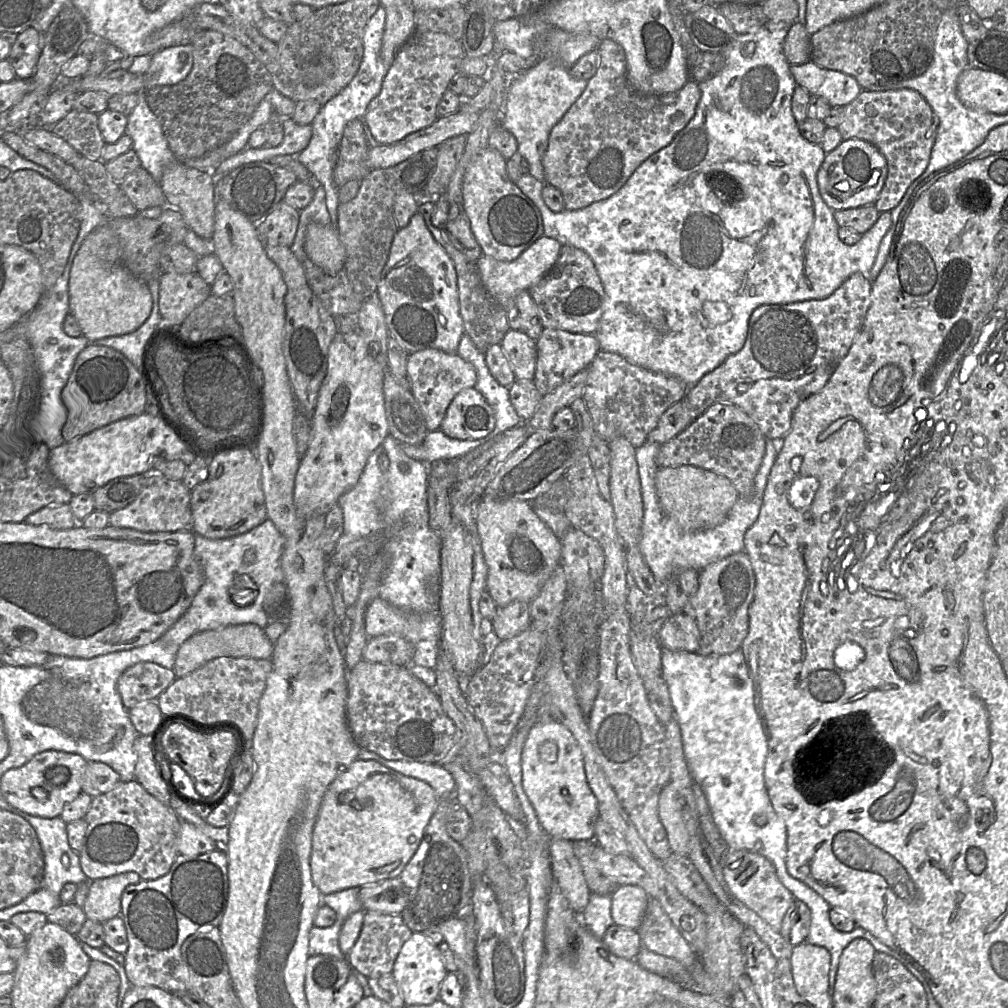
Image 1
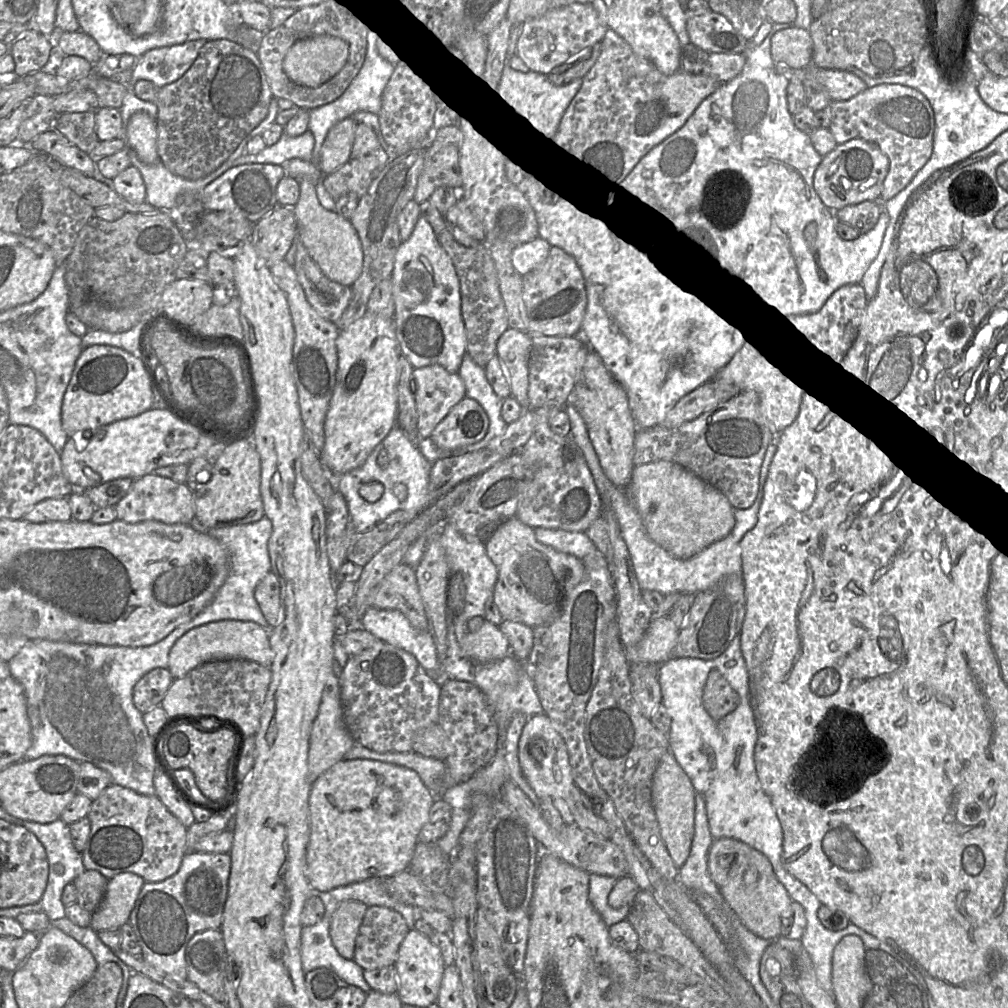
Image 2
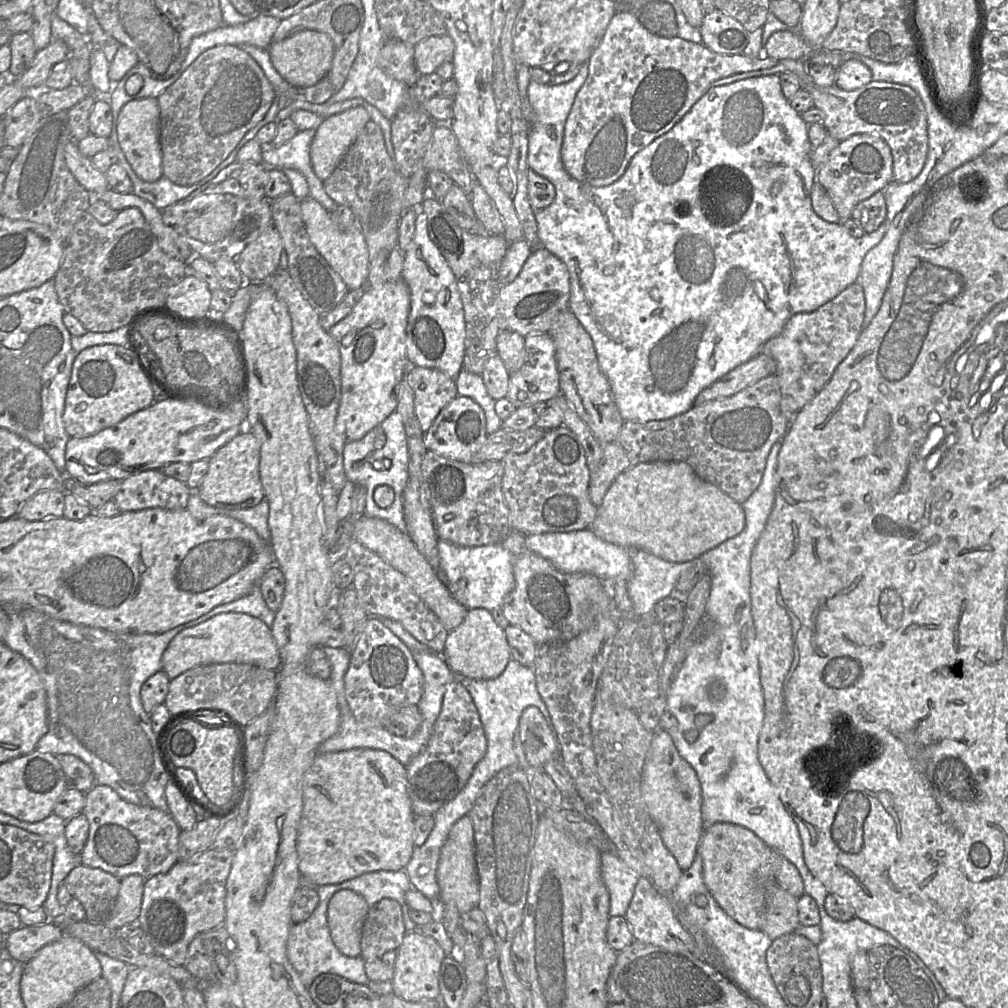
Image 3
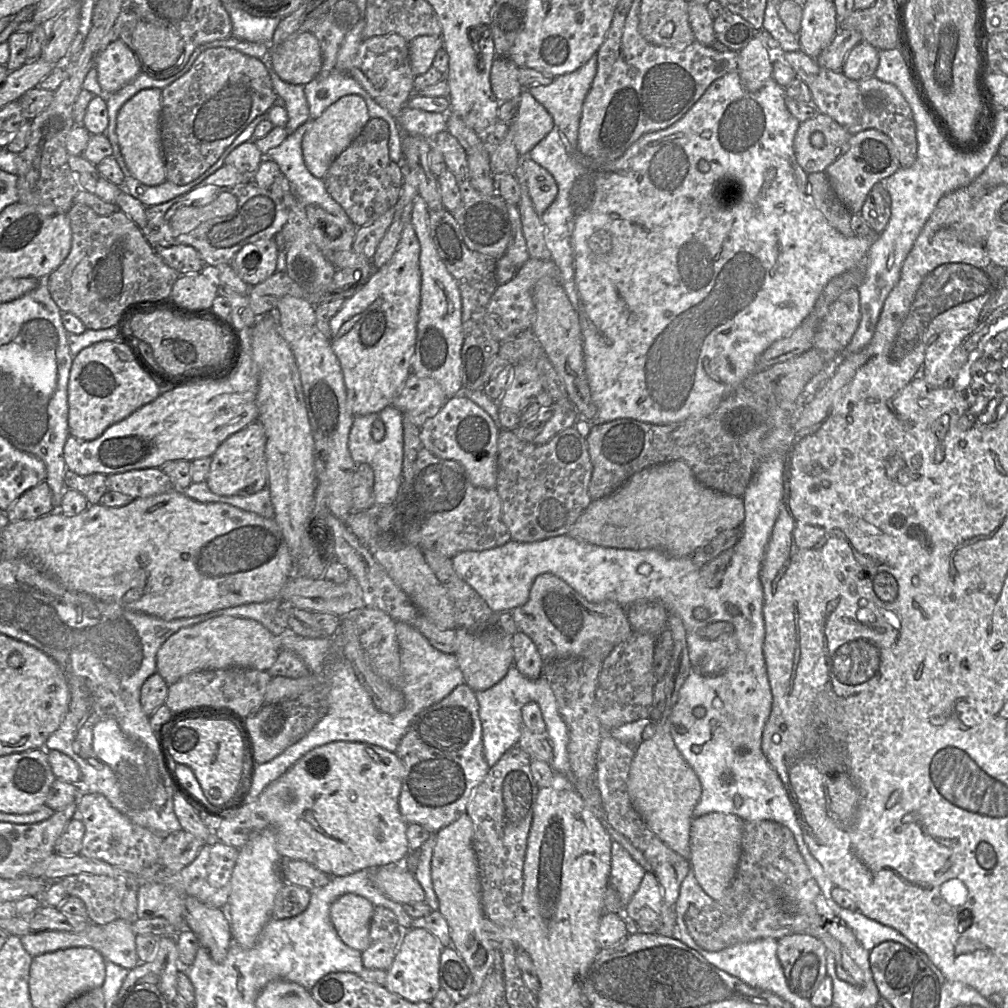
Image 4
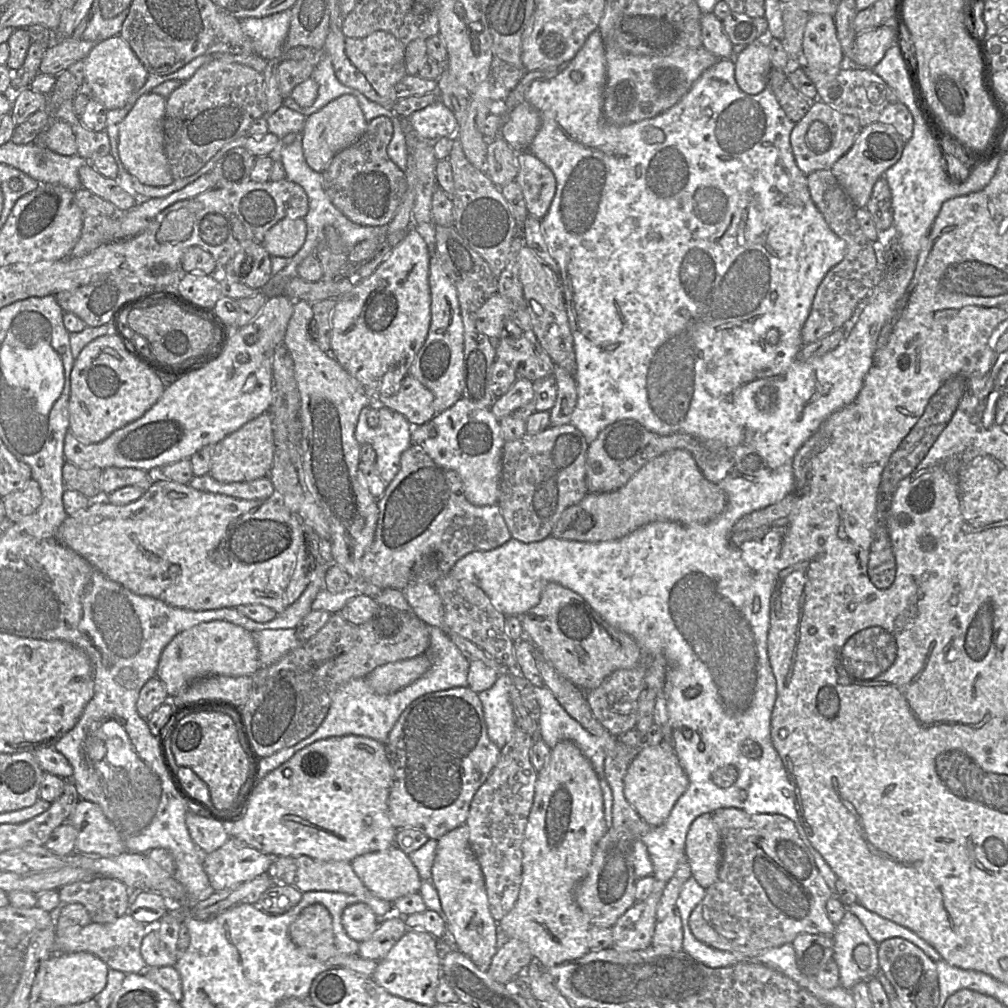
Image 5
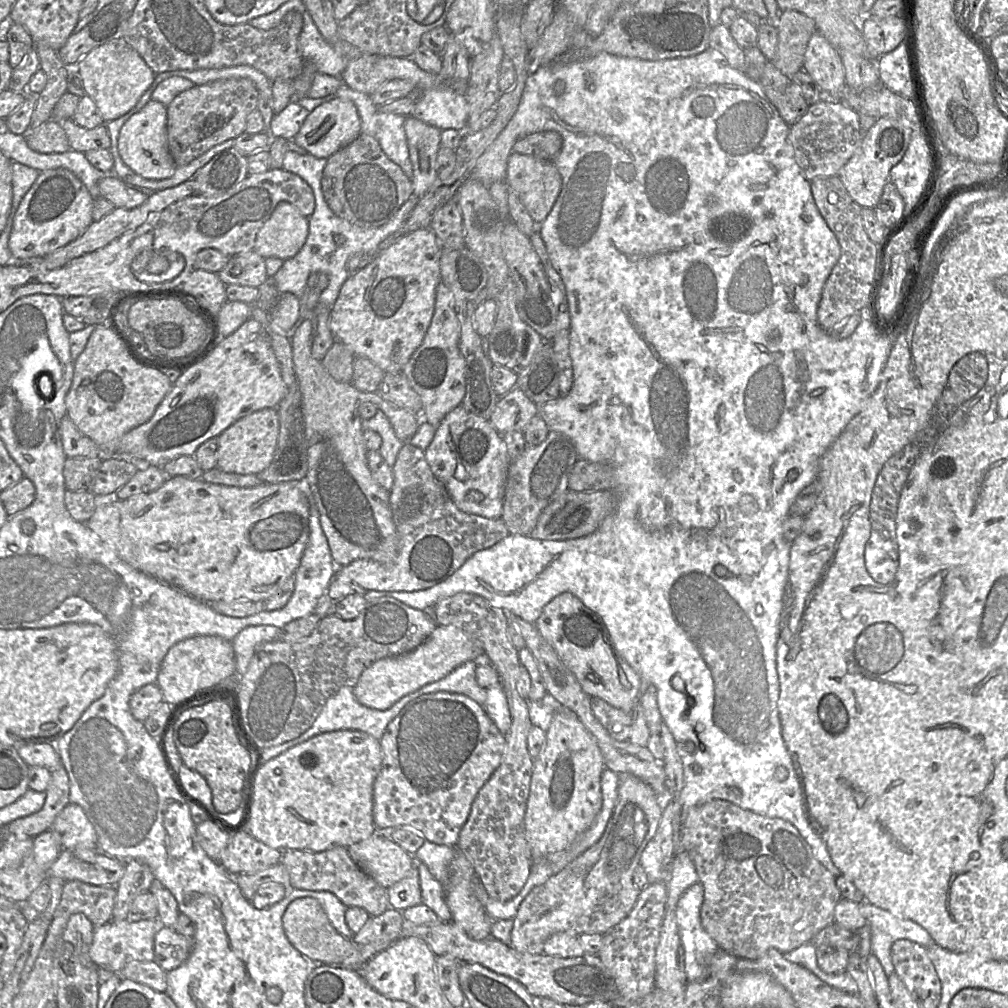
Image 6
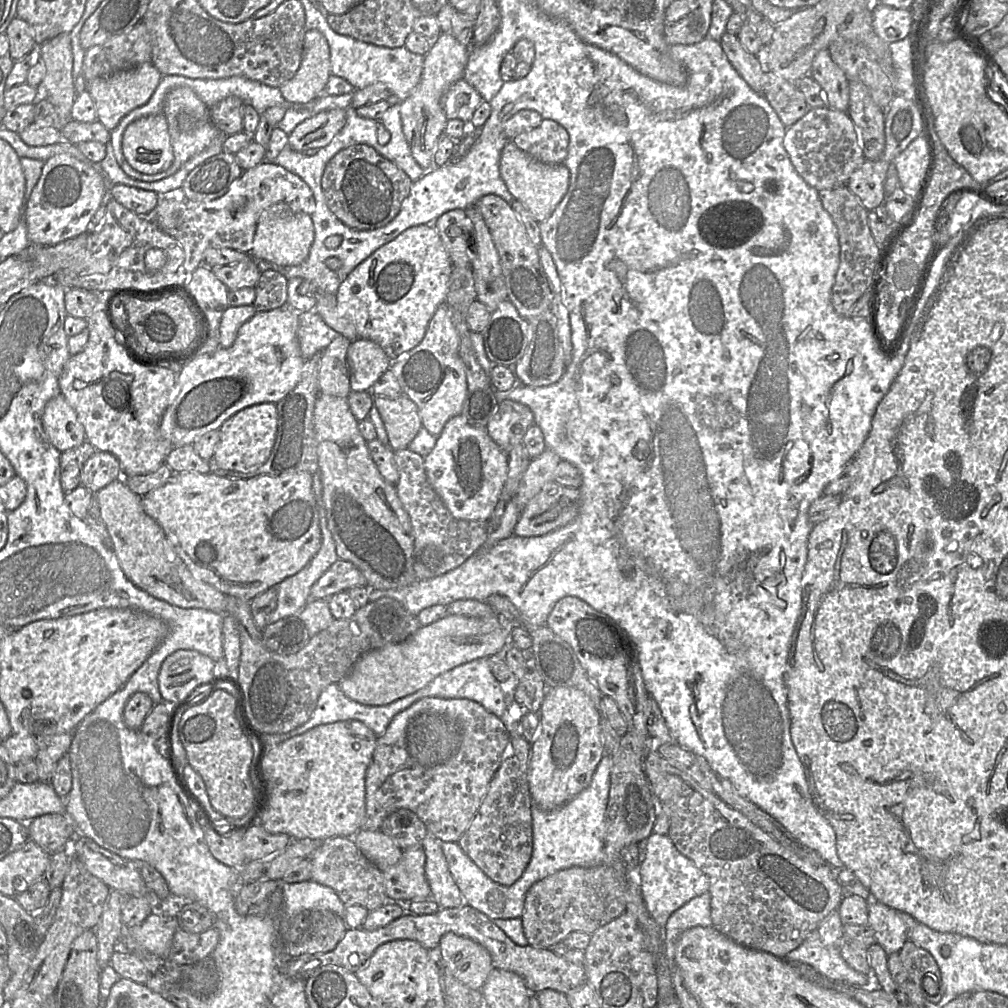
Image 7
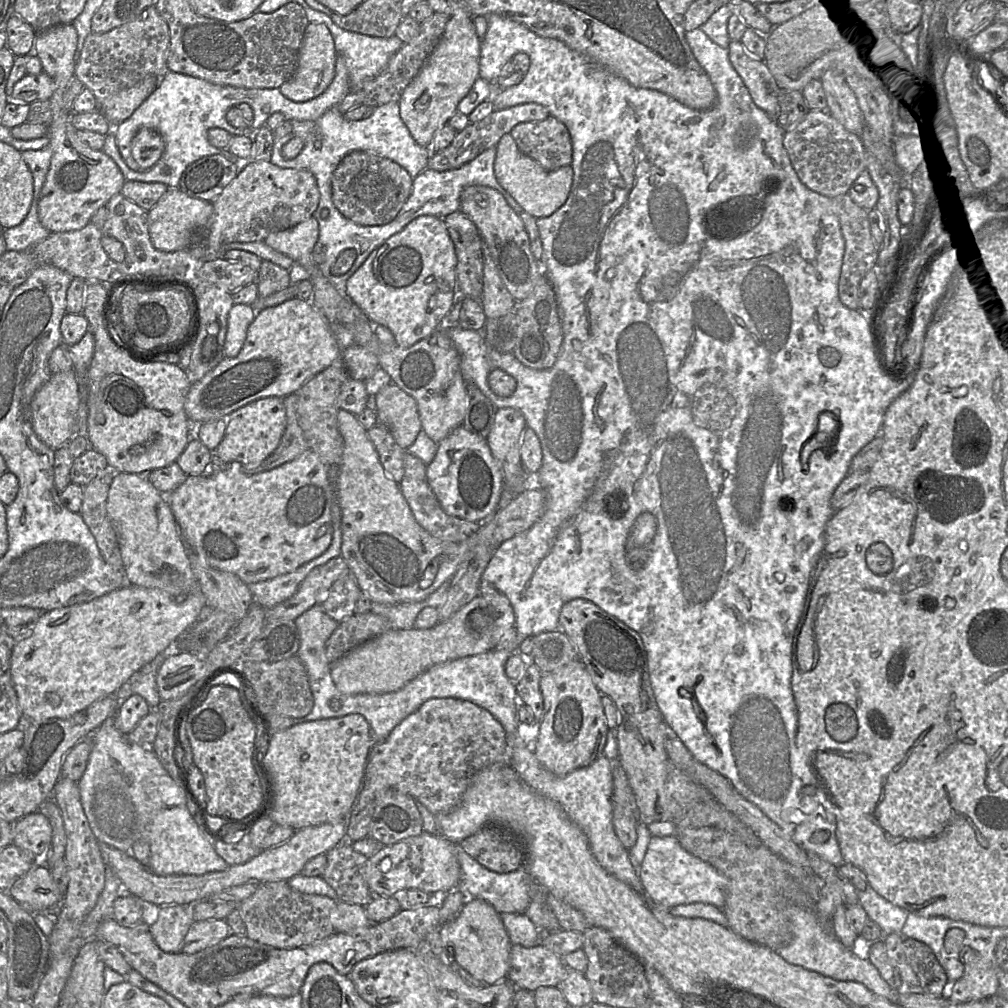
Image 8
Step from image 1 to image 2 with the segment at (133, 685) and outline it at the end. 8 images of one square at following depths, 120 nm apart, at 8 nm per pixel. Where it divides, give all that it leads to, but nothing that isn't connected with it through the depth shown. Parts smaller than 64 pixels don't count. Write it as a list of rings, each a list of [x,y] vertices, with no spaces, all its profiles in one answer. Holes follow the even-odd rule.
[[[155,668],[149,671],[134,687],[133,700],[136,708],[145,714],[161,706],[174,680],[168,668]]]

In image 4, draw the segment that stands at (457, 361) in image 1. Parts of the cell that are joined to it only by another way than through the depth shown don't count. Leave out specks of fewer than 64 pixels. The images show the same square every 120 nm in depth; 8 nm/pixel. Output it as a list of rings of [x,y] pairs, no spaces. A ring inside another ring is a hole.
[[[411,373],[391,406],[406,414],[420,428],[441,410],[447,400],[436,381]]]

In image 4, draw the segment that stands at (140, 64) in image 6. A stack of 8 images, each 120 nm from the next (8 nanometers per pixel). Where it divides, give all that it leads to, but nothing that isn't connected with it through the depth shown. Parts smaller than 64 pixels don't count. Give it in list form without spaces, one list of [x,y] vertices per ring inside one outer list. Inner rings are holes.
[[[121,39],[111,42],[99,53],[95,68],[105,95],[119,91],[142,72],[134,53]]]

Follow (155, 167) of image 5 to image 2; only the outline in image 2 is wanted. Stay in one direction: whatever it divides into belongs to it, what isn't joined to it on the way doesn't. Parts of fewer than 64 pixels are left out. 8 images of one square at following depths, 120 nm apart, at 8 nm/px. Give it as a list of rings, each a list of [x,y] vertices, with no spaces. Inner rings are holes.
[[[146,112],[134,113],[127,126],[129,146],[145,164],[156,164],[160,161],[157,150],[156,120]]]

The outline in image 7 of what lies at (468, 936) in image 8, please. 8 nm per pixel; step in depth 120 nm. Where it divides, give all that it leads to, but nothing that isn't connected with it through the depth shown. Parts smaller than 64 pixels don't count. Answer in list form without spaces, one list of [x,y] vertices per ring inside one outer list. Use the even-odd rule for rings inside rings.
[[[453,932],[441,937],[439,953],[451,973],[474,990],[481,989],[490,971],[494,969],[490,953],[485,947]]]

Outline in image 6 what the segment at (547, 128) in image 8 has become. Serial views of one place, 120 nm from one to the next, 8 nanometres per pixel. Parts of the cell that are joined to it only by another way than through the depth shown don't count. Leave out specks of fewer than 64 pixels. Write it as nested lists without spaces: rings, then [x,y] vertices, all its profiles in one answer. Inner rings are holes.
[[[542,131],[518,139],[513,151],[539,159],[553,161],[562,148],[562,137],[556,131]]]

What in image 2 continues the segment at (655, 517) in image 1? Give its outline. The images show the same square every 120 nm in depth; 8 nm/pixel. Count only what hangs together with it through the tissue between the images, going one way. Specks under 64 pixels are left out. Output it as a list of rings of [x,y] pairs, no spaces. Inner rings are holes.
[[[569,402],[564,406],[564,409],[570,420],[570,435],[584,455],[598,490],[602,506],[605,506],[605,504],[606,506],[612,506],[615,511],[622,537],[628,548],[636,578],[642,591],[654,590],[664,596],[675,592],[697,594],[713,588],[726,576],[742,573],[741,542],[745,534],[753,529],[758,522],[759,509],[764,497],[764,486],[767,482],[772,460],[781,442],[781,437],[778,434],[773,435],[767,447],[761,466],[759,492],[756,500],[749,508],[735,509],[736,523],[731,533],[725,538],[706,547],[694,557],[679,559],[656,544],[648,536],[638,510],[630,501],[624,489],[616,487],[603,472],[583,418]],[[779,438],[780,441],[778,443]]]

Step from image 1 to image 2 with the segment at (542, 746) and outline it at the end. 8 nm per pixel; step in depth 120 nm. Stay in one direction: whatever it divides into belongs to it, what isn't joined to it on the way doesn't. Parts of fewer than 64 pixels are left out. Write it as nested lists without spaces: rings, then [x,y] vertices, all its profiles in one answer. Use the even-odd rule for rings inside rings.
[[[546,714],[529,718],[519,741],[519,762],[522,772],[539,799],[551,798],[565,824],[576,824],[568,805],[568,797],[576,786],[569,762],[567,746]]]

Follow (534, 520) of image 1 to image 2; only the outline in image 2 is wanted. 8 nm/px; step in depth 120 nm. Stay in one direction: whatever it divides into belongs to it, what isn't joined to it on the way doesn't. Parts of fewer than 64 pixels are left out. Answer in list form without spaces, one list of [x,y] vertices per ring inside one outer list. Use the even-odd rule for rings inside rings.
[[[516,516],[499,525],[485,546],[498,571],[493,599],[505,621],[522,623],[532,629],[550,626],[560,618],[568,596],[585,576],[579,558],[540,543],[535,529]]]

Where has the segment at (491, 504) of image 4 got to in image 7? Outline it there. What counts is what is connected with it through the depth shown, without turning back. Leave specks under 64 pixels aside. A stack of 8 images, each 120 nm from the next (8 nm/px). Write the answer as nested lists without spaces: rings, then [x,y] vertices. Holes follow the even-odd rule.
[[[409,448],[394,452],[399,479],[397,496],[409,516],[414,538],[413,569],[416,581],[443,575],[461,564],[485,543],[487,521],[461,520],[453,517],[430,485],[424,468],[424,458]],[[338,559],[312,585],[311,600],[328,600],[333,595],[354,587],[366,587],[367,581],[360,570],[351,562]]]

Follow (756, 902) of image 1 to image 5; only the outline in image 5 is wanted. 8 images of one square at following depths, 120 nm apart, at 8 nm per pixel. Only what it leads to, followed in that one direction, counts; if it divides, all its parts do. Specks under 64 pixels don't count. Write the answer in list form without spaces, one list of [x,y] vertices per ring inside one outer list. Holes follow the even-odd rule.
[[[711,813],[692,822],[686,837],[685,855],[692,876],[704,889],[709,888],[717,880],[721,862],[719,832]]]

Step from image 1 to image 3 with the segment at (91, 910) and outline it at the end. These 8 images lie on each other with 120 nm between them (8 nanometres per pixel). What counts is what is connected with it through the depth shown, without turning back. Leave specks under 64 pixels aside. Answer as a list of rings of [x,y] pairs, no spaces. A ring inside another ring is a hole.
[[[138,874],[129,875],[121,880],[114,907],[103,922],[106,927],[117,930],[137,921],[141,911],[144,883],[145,879]]]

